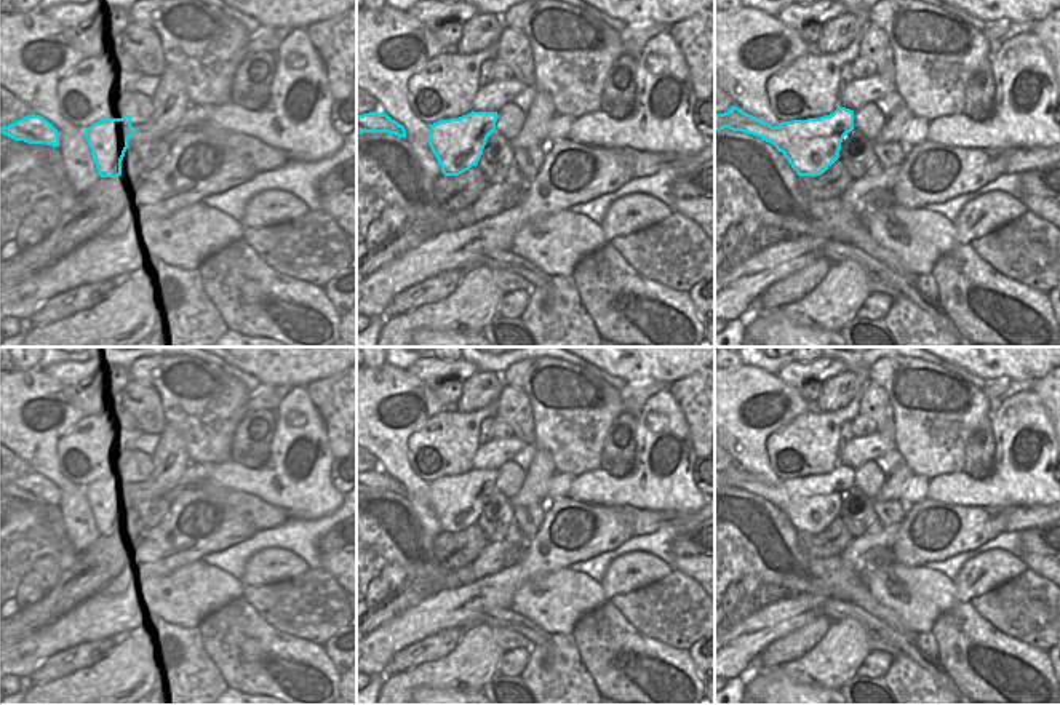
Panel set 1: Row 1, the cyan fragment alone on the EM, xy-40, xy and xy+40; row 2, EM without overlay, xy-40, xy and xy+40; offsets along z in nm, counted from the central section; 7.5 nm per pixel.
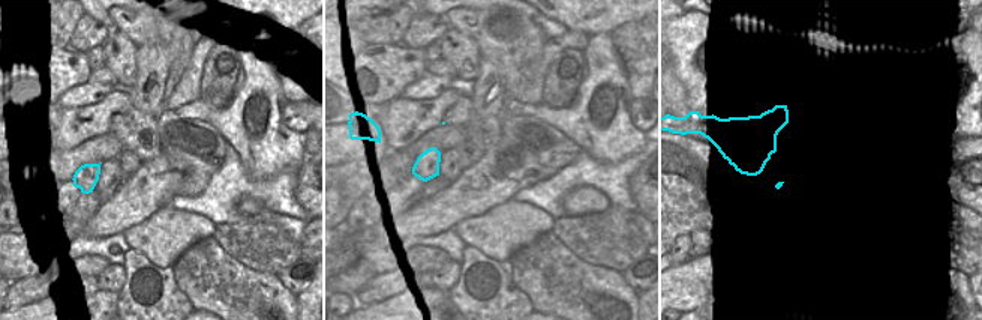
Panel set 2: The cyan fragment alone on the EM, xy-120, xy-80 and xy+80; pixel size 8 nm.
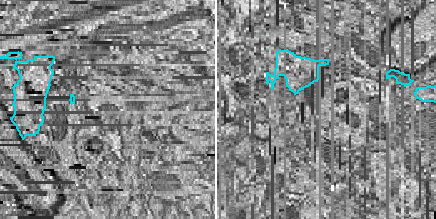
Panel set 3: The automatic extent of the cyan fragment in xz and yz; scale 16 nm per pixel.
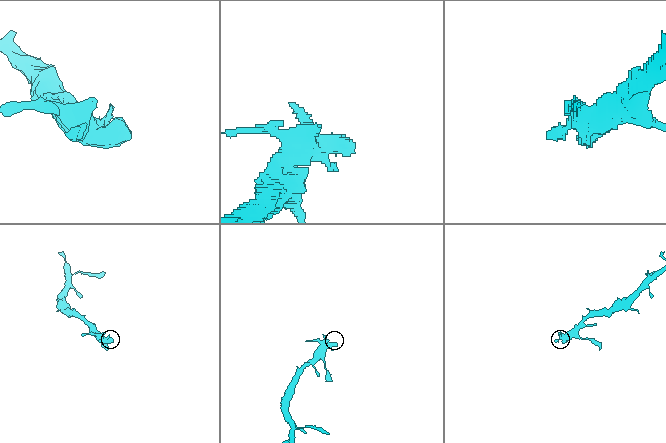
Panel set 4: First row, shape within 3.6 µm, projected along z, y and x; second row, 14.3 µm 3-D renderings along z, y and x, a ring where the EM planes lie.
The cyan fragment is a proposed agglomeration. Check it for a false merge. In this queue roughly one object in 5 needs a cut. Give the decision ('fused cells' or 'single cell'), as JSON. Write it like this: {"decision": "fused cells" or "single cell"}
{"decision": "fused cells"}

